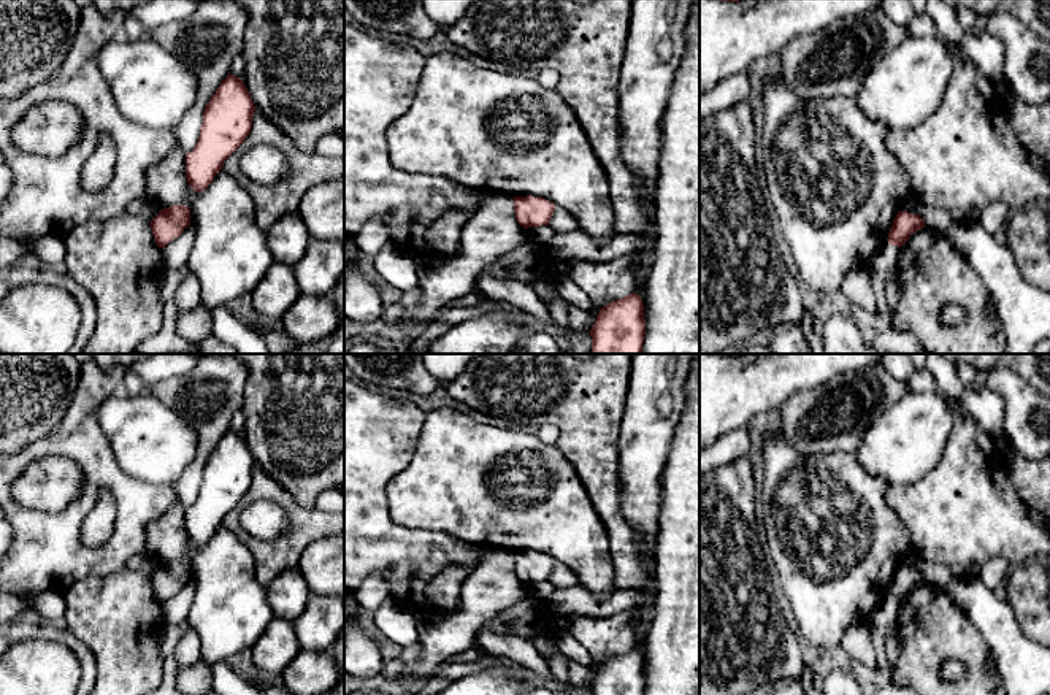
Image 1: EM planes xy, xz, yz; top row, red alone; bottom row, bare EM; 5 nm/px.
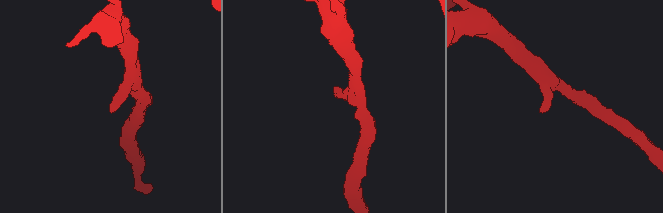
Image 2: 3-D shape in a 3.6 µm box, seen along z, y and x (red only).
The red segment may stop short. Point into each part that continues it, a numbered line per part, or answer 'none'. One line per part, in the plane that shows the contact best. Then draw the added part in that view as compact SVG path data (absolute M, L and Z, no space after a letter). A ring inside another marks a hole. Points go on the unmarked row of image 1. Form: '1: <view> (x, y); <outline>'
none

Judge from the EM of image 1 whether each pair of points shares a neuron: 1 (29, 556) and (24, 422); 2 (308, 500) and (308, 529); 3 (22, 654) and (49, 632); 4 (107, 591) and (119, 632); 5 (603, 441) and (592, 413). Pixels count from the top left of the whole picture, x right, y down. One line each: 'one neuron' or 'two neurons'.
1: two neurons
2: two neurons
3: two neurons
4: one neuron
5: one neuron

